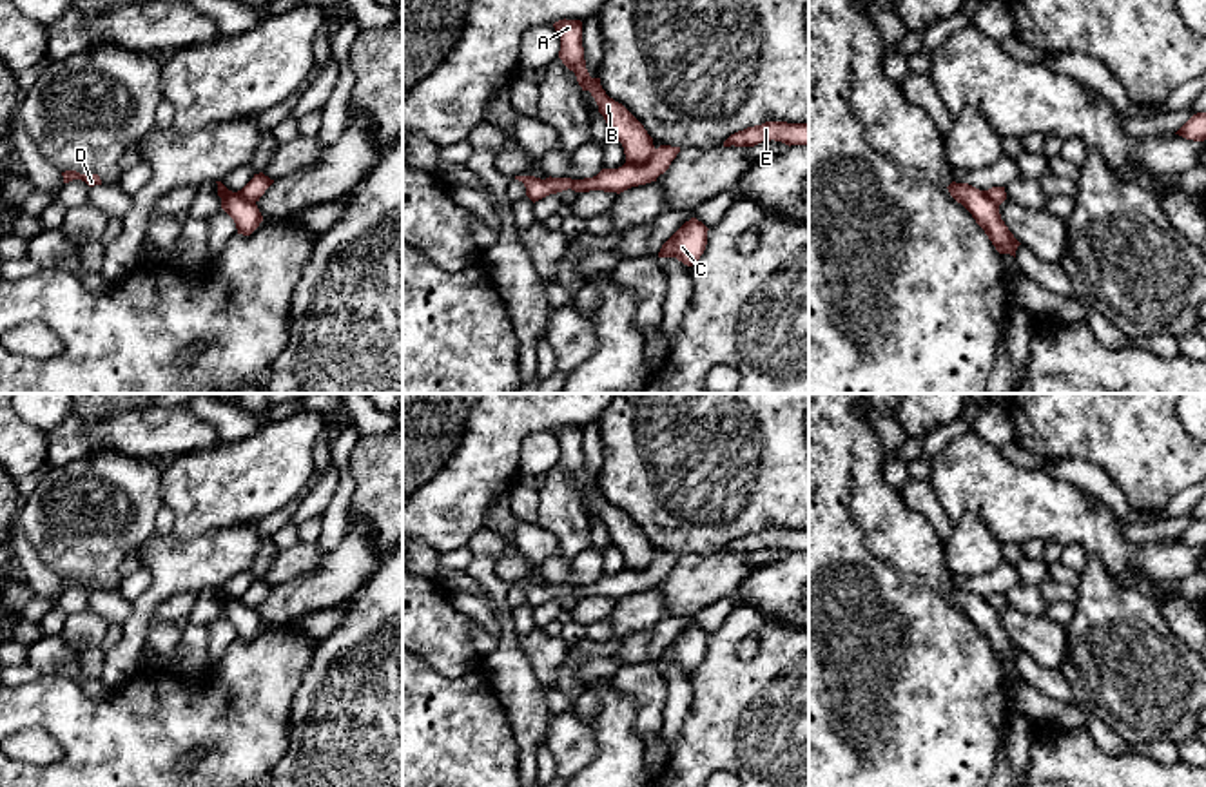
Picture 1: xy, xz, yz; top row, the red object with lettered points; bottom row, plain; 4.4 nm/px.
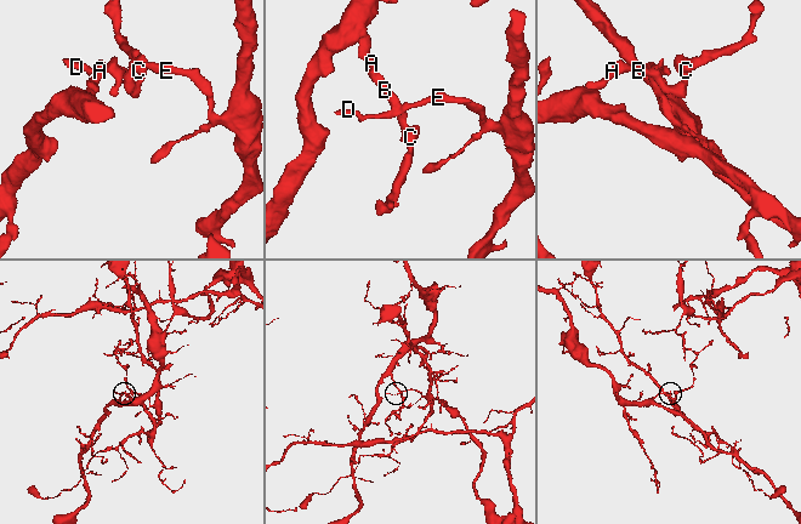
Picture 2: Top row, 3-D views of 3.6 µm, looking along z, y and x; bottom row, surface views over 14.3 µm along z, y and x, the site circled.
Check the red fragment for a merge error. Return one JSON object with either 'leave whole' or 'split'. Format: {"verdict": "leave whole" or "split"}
{"verdict": "split"}

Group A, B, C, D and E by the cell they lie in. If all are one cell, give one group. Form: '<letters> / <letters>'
A B C / D E

